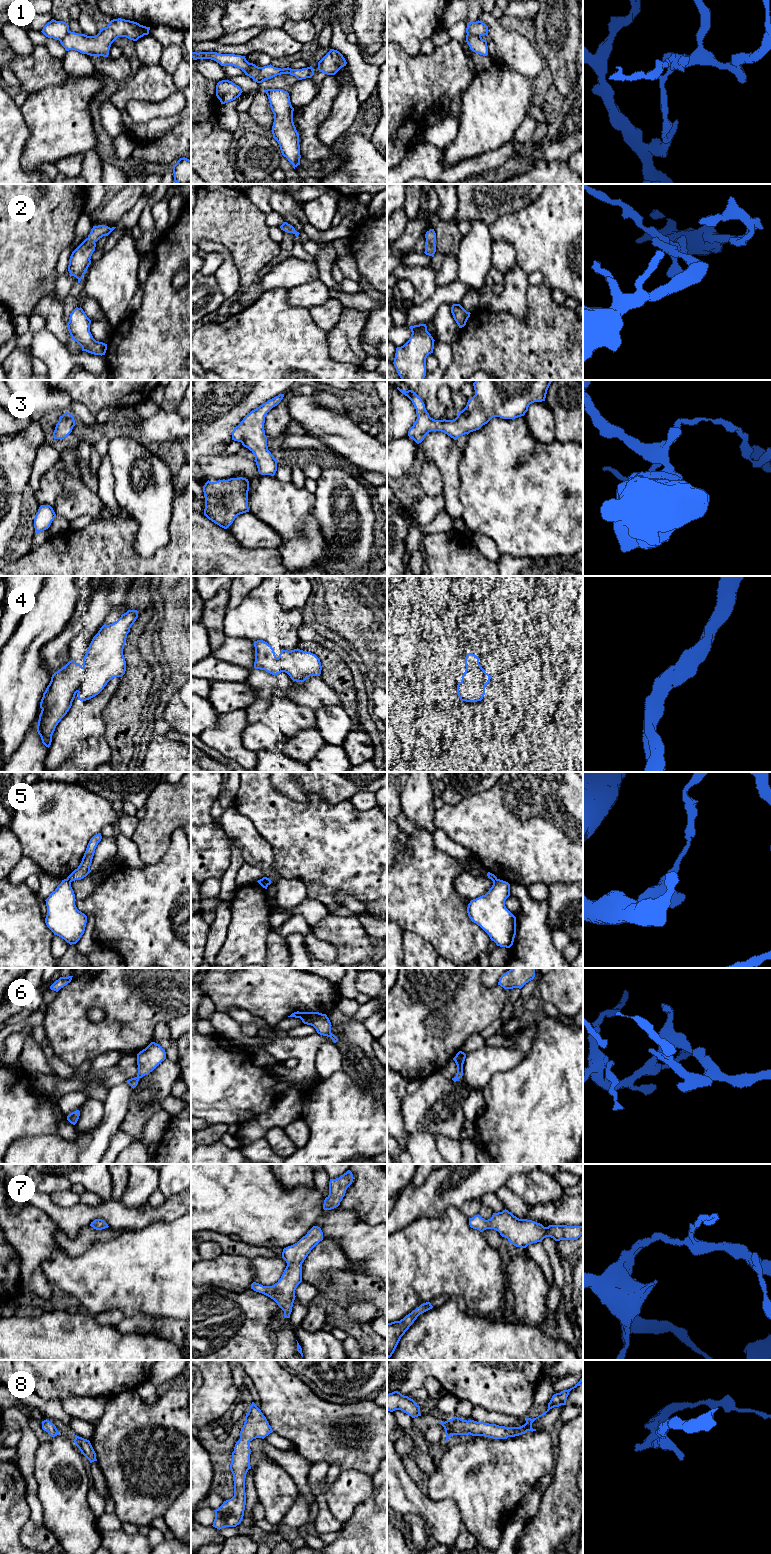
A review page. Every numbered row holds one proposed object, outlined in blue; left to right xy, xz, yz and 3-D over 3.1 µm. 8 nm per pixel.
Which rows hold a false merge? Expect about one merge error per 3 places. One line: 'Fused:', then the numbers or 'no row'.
Fused: 1, 5

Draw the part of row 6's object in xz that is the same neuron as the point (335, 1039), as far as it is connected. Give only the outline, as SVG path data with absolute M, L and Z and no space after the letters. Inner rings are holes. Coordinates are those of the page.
M294 1012L288 1017L300 1018L304 1024L313 1026L317 1033L323 1036L330 1037L334 1043L338 1038L331 1033L331 1022L326 1014L319 1012Z

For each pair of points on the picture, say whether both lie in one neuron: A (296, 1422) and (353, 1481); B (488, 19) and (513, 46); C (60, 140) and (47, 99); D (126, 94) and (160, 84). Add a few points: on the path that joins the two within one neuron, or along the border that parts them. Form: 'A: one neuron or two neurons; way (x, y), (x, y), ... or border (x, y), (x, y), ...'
A: two neurons; border (342, 1470), (356, 1469), (366, 1474)
B: one neuron; way (494, 26), (506, 39)
C: one neuron; way (60, 130), (58, 117), (53, 109)
D: one neuron; way (134, 89), (152, 84)

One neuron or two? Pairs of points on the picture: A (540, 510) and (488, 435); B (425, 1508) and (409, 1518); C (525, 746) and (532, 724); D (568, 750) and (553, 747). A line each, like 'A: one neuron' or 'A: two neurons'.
A: one neuron
B: two neurons
C: one neuron
D: two neurons

